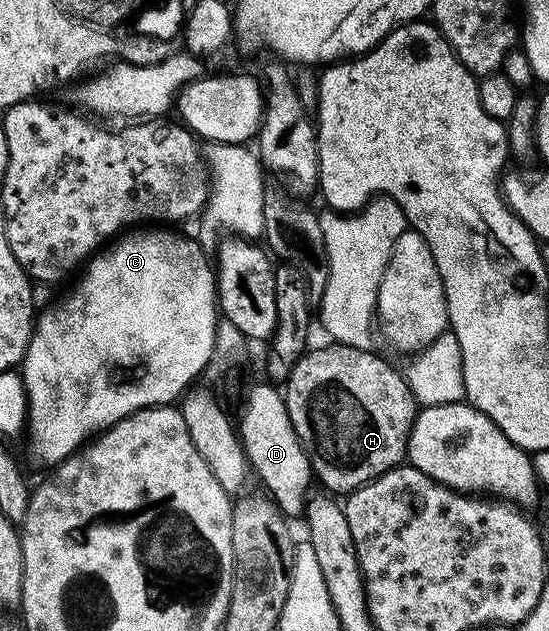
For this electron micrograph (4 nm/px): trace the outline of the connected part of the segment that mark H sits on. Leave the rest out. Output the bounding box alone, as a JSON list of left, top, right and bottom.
[283,343,419,495]

